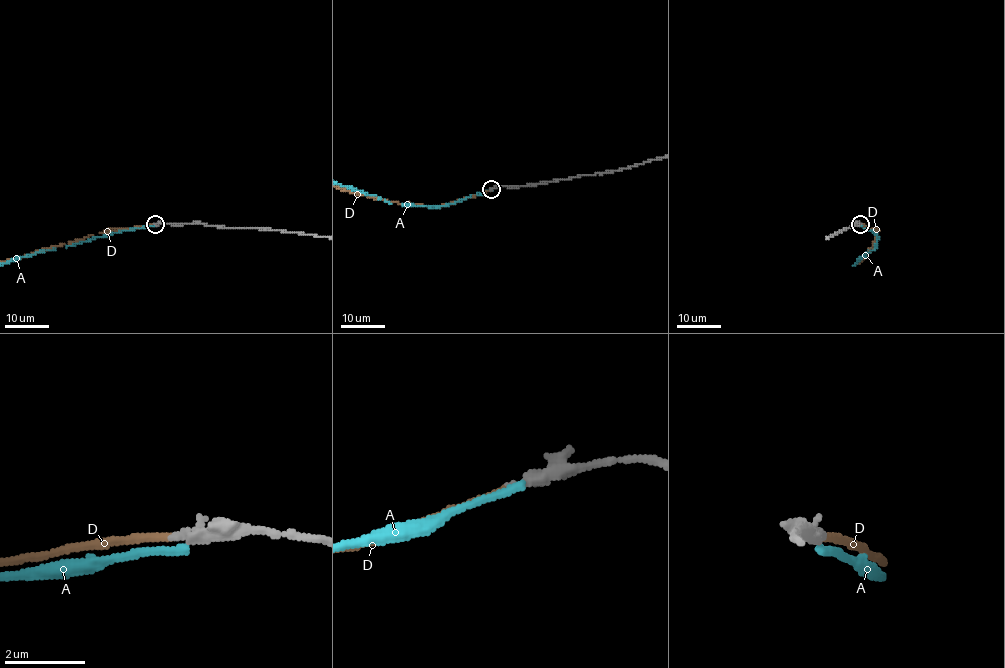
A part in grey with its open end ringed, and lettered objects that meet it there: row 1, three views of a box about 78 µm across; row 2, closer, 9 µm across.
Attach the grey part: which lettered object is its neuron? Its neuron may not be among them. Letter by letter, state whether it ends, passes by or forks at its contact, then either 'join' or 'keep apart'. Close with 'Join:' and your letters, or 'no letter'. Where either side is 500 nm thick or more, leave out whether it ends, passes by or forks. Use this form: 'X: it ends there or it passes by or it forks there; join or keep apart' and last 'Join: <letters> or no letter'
A: it ends there; keep apart
D: it ends there; join
Join: D

